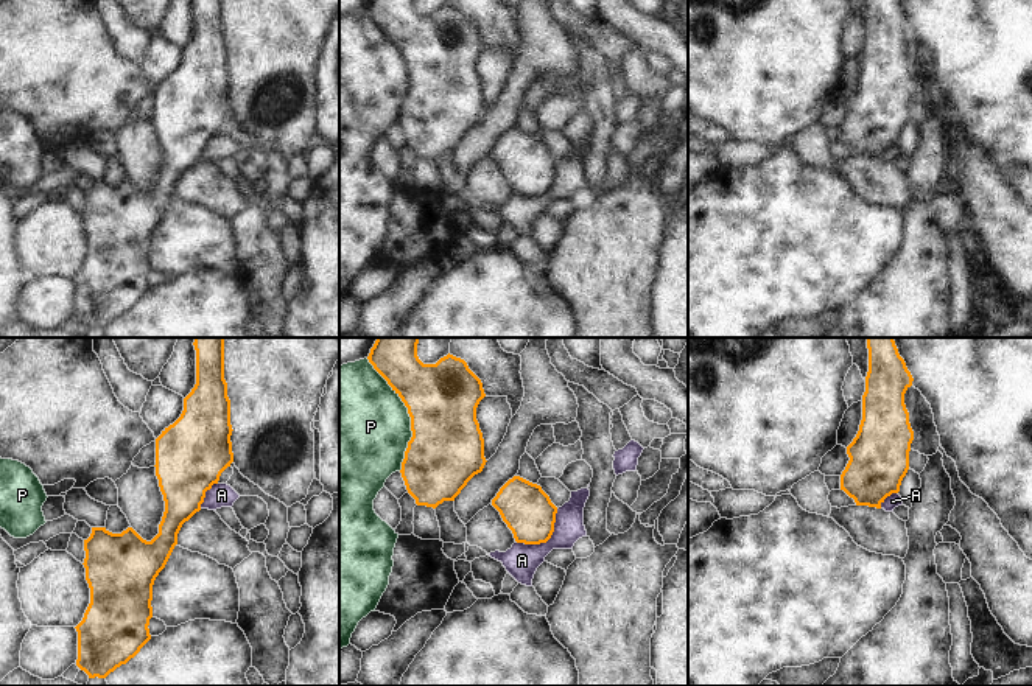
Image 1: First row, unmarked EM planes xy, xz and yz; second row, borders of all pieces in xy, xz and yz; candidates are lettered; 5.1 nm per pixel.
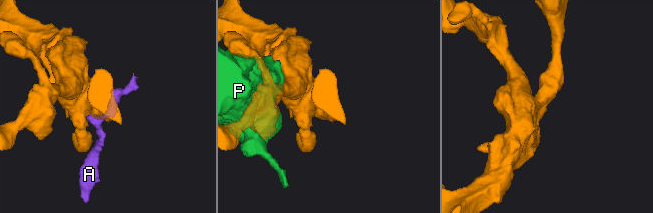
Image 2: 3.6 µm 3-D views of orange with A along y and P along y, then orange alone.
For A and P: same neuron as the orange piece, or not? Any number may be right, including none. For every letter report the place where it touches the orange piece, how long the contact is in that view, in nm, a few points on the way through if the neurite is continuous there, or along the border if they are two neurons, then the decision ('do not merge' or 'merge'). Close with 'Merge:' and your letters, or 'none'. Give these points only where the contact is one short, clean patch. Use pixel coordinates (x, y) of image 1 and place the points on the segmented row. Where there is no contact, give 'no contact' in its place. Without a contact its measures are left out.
A: contact xz (547, 540); length 280 nm; border xz (558, 509), (554, 531), (545, 542), (516, 542); do not merge
P: contact xz (408, 412); length 600 nm; do not merge
Merge: none

